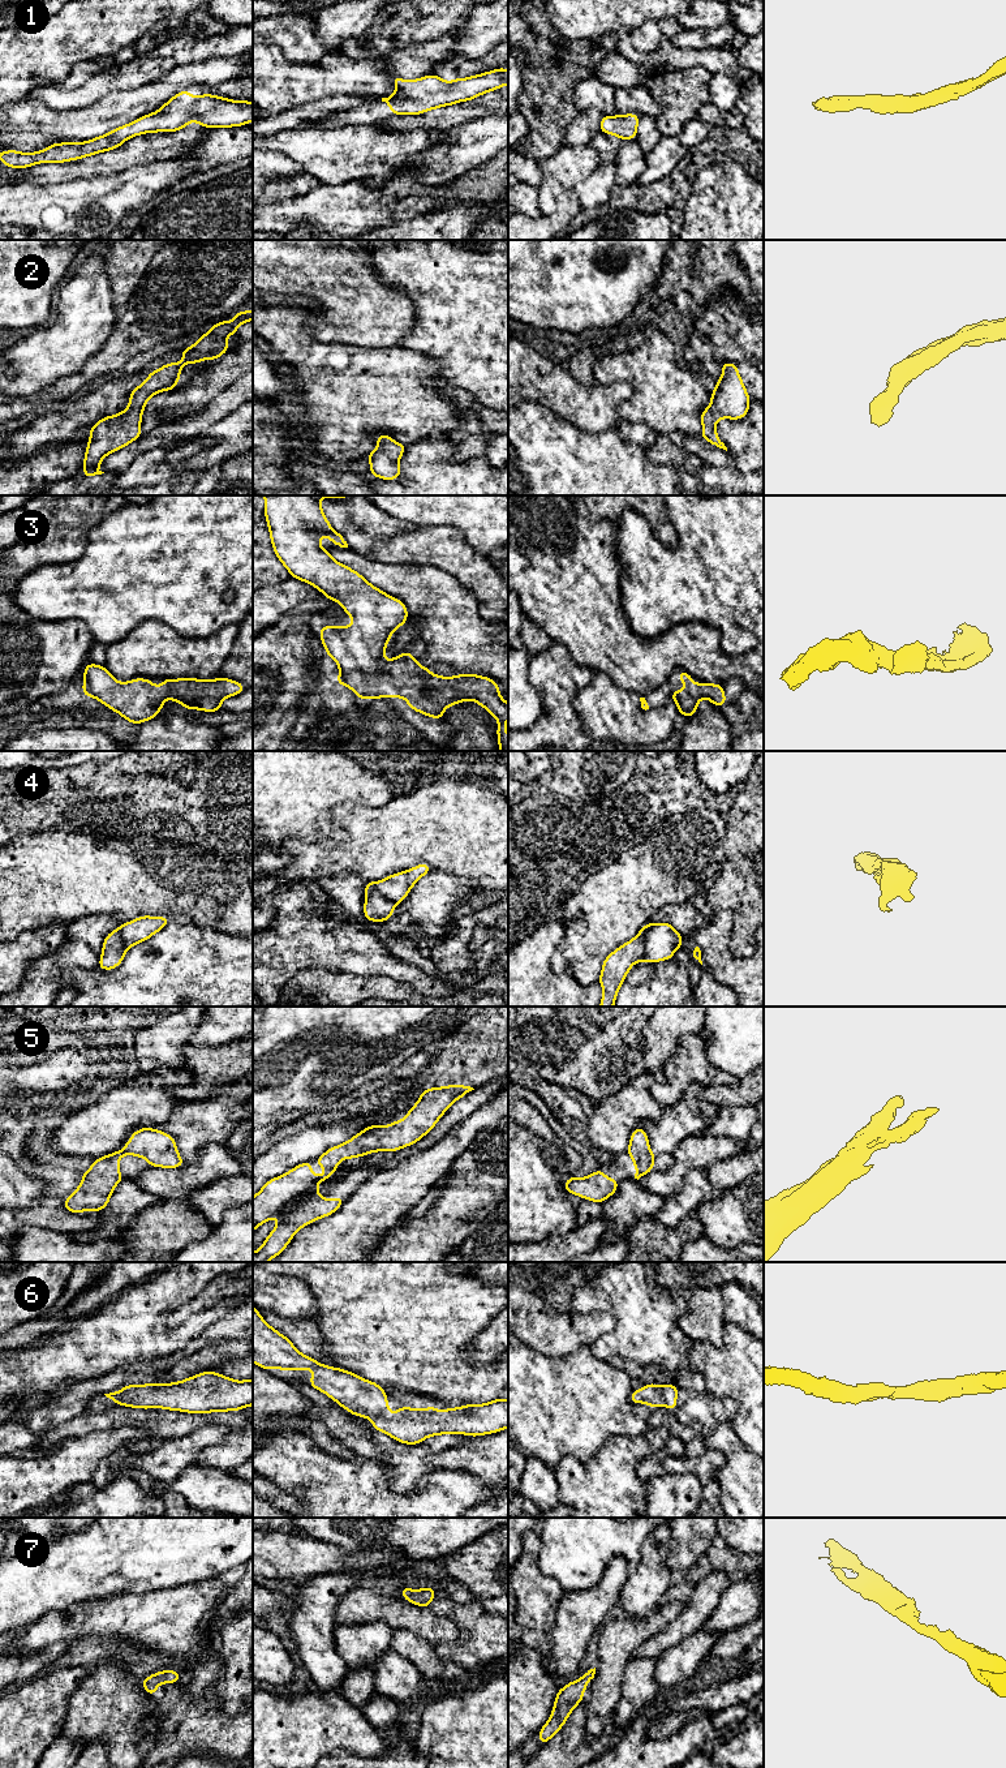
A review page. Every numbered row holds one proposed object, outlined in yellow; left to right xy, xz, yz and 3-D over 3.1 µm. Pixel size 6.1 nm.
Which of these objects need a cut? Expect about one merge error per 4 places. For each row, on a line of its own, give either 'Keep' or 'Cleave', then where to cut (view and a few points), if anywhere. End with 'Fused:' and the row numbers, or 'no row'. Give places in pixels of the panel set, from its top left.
1: Keep. No split
2: Keep. No split
3: Keep. No split
4: Cleave. Split along yz (652, 925), (645, 934), (644, 952), (637, 960)
5: Keep. No split
6: Keep. No split
7: Keep. No split
Fused: 4

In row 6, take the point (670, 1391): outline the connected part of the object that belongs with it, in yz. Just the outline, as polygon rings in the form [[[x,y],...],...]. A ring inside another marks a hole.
[[[646,1383],[640,1390],[633,1390],[629,1400],[635,1404],[646,1403],[652,1408],[665,1406],[671,1411],[676,1411],[678,1386],[668,1383],[665,1386]]]

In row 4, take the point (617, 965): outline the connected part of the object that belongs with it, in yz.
[[[648,922],[632,940],[620,945],[605,958],[599,974],[599,984],[603,990],[599,1007],[614,1007],[618,991],[629,969],[644,953],[644,939],[650,927],[652,923]]]

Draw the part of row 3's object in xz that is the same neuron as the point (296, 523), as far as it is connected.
[[[263,495],[265,516],[274,553],[291,576],[310,583],[327,600],[336,601],[354,622],[353,626],[336,625],[319,628],[319,639],[326,655],[335,660],[340,670],[335,682],[351,688],[362,701],[403,698],[410,709],[438,720],[443,718],[447,707],[465,700],[476,701],[499,722],[498,746],[500,751],[508,751],[508,703],[502,699],[498,682],[478,674],[461,673],[453,677],[431,674],[430,668],[421,666],[409,651],[391,660],[383,658],[391,635],[408,621],[407,606],[403,601],[371,585],[357,571],[336,562],[330,552],[319,545],[321,537],[327,536],[334,545],[348,548],[345,538],[331,528],[324,516],[321,497],[344,499],[349,495]]]

